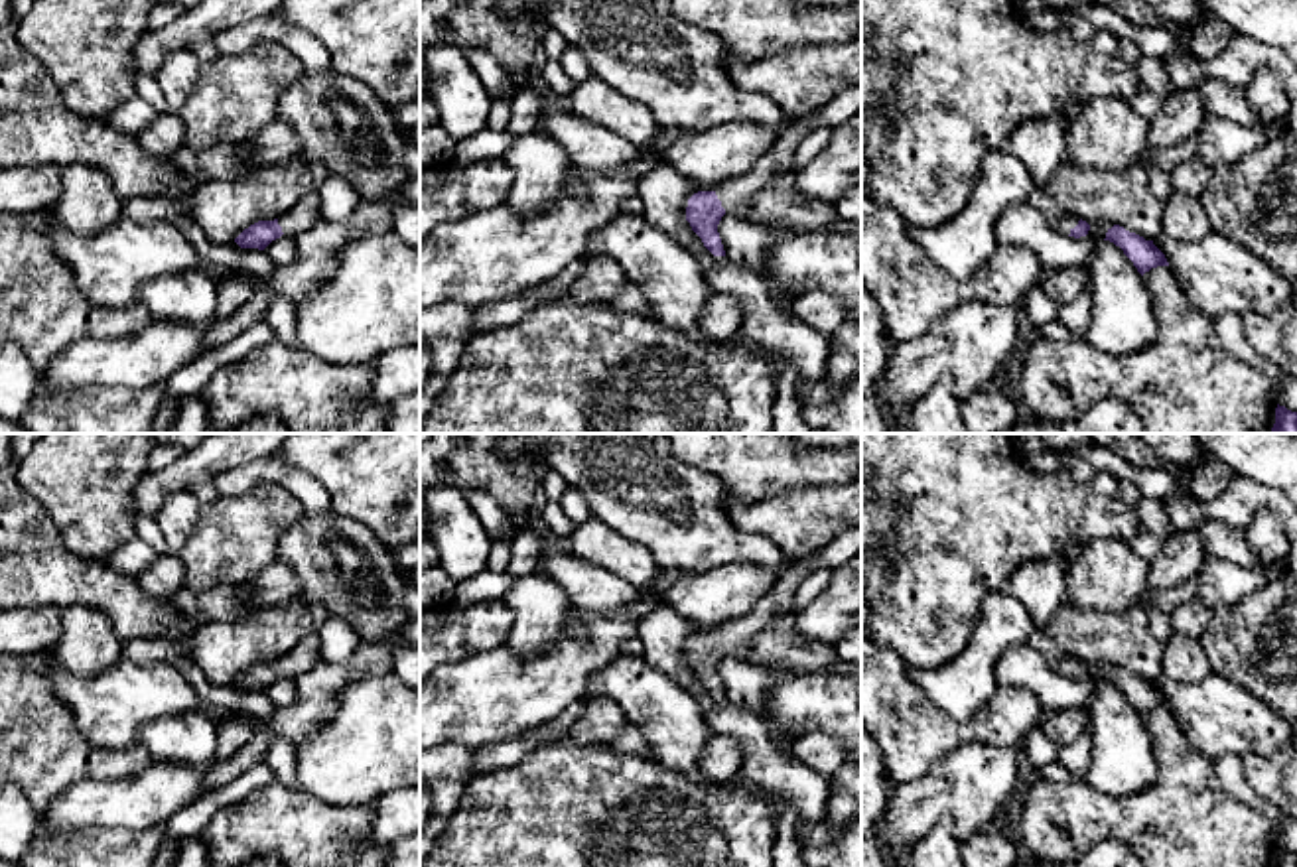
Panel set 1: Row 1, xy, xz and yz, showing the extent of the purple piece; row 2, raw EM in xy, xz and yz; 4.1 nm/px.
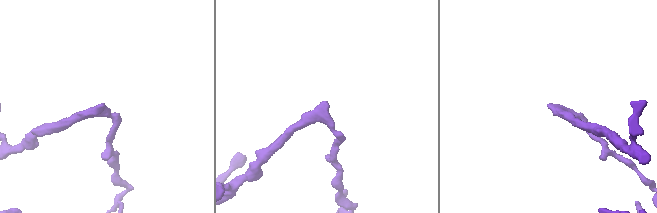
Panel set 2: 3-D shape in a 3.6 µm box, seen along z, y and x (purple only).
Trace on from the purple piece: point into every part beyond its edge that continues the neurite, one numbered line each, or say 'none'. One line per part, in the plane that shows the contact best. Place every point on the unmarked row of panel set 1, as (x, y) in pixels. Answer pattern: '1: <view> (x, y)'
1: xz (736, 637)

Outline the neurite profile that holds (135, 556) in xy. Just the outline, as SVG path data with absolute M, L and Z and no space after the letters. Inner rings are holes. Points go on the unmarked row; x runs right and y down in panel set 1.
M134 536L120 548L116 548L104 562L108 567L126 573L130 577L140 575L158 554L142 538Z

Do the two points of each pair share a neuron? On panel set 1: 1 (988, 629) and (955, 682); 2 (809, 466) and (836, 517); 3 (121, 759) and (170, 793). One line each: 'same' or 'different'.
1: same
2: different
3: different

